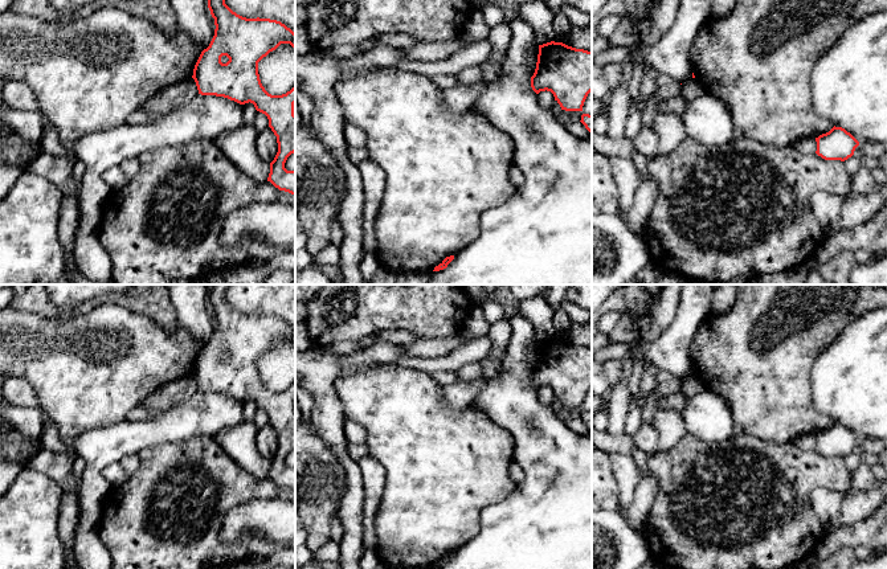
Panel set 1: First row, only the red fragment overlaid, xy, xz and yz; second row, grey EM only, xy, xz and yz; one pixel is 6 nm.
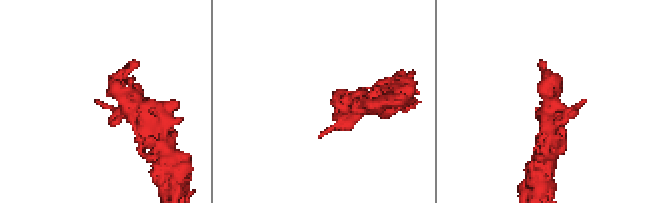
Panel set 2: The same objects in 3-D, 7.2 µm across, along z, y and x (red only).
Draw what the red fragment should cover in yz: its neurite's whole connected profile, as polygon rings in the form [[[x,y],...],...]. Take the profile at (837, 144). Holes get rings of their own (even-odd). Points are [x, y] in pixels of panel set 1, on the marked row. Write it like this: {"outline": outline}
{"outline": [[[833,127],[829,132],[816,138],[816,153],[825,160],[845,161],[854,155],[859,142],[845,128]]]}

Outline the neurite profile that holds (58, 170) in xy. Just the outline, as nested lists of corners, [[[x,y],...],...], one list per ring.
[[[40,152],[29,164],[28,171],[56,184],[62,196],[79,197],[81,184],[73,179],[73,161],[69,156]]]

